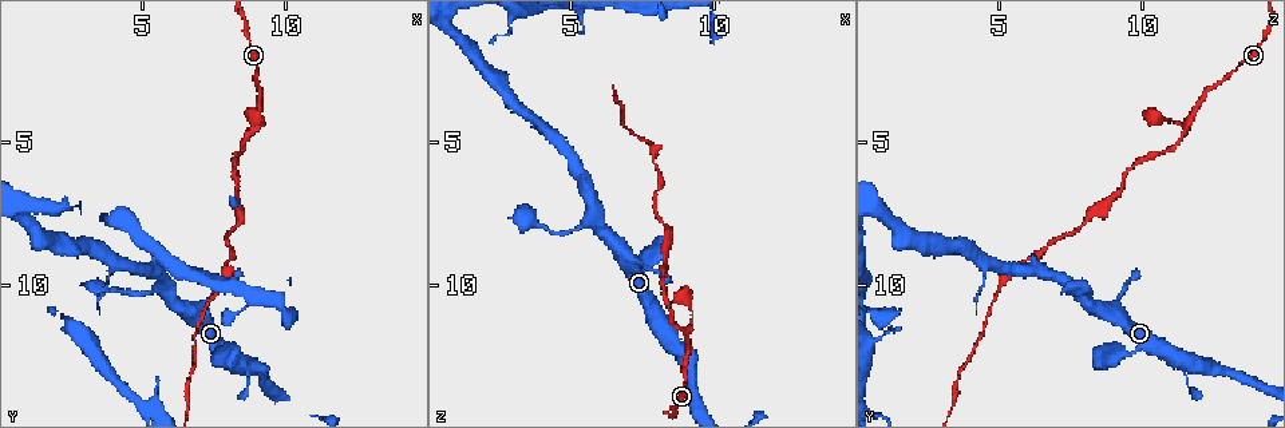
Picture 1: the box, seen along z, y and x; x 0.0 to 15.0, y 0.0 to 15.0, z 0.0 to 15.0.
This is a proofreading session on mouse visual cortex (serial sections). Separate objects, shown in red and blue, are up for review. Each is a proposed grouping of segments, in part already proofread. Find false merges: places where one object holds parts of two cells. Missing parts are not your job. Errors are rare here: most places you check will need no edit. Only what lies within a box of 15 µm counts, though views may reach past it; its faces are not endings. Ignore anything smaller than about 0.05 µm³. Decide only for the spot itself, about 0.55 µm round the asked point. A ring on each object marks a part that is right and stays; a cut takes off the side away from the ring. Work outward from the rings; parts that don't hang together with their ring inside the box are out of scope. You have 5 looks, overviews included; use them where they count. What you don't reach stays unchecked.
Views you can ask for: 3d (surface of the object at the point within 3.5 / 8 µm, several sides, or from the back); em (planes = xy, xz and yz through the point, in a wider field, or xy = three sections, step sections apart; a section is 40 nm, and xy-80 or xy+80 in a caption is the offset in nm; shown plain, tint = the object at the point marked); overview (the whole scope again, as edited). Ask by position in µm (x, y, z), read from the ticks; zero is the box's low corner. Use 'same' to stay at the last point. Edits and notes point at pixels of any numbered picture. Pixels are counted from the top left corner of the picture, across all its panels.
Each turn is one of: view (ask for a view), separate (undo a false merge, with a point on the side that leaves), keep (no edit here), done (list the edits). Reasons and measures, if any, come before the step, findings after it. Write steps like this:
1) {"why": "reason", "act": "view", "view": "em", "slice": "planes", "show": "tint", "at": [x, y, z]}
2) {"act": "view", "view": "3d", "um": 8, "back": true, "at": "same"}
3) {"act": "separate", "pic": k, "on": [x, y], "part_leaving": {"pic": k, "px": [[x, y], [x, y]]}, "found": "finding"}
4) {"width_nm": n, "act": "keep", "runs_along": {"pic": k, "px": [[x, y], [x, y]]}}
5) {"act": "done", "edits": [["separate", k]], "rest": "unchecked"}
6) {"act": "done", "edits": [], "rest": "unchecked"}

{"why": "calibre changes", "act": "view", "view": "3d", "um": 3.5, "at": [7.1, 10.8, 9.1]}

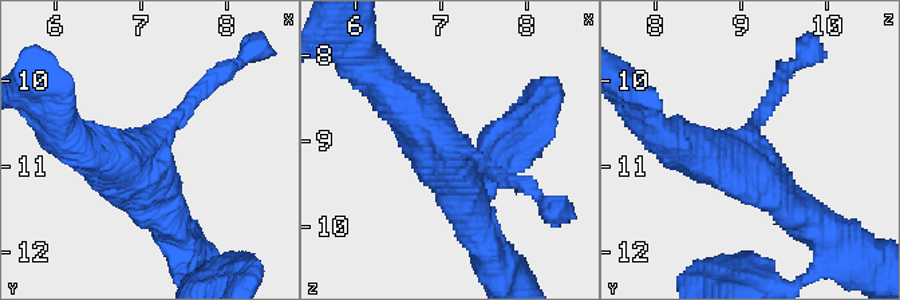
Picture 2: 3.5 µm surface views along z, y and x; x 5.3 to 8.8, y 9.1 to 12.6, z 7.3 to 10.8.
{"act": "view", "view": "em", "slice": "xy", "step": 1, "show": "tint", "at": [7.15, 10.80, 9.15]}

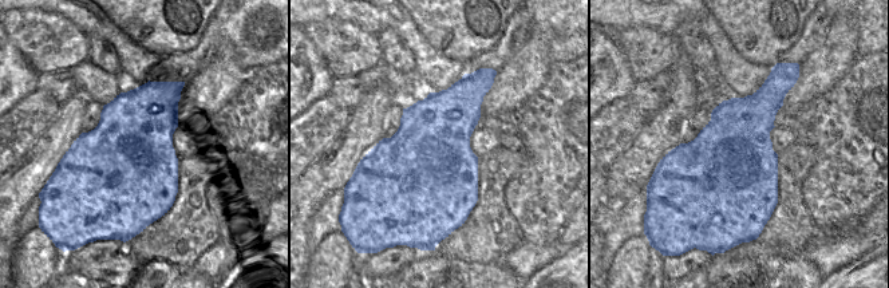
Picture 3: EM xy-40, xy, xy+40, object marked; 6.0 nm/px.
{"arms": 3, "act": "keep", "runs_along": {"pic": 2, "px": [[473, 218], [423, 122], [390, 91]]}, "found": "continuous, no second cell"}

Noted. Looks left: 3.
{"why": "three-way junction", "act": "view", "view": "3d", "um": 3.5, "at": [9.0, 4.4, 11.7]}

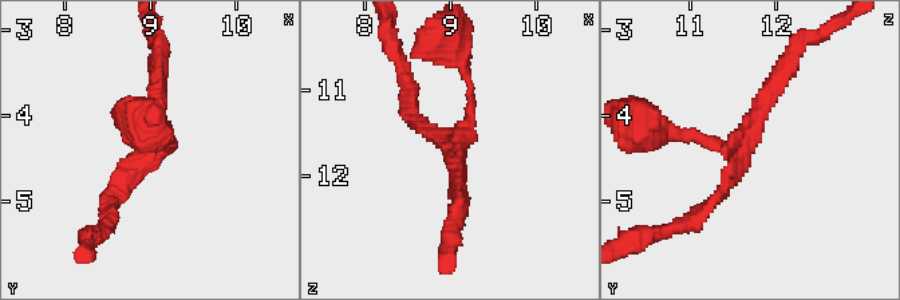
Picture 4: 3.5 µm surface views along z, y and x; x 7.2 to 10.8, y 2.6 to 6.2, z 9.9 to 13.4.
{"arms": 3, "arm_widths_nm": [150, 150, 200], "act": "view", "view": "em", "slice": "xy", "step": 2, "show": "tint", "at": [9.10, 4.30, 11.65]}

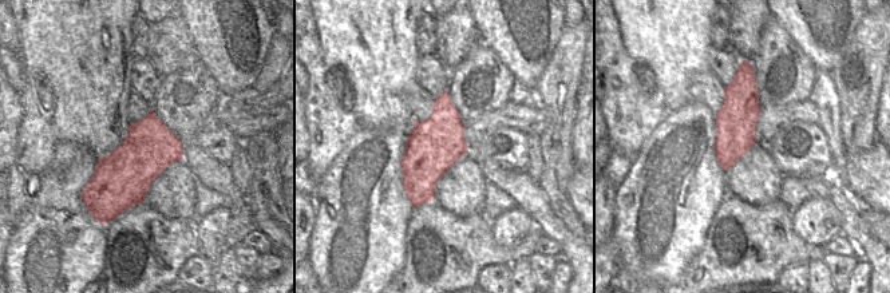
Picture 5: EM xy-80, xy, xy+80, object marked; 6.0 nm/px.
{"act": "keep", "runs_along": {"pic": 4, "px": [[790, 62], [709, 206]]}, "found": "one cell here"}

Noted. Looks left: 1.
{"act": "done", "edits": [], "rest": "unchecked"}

